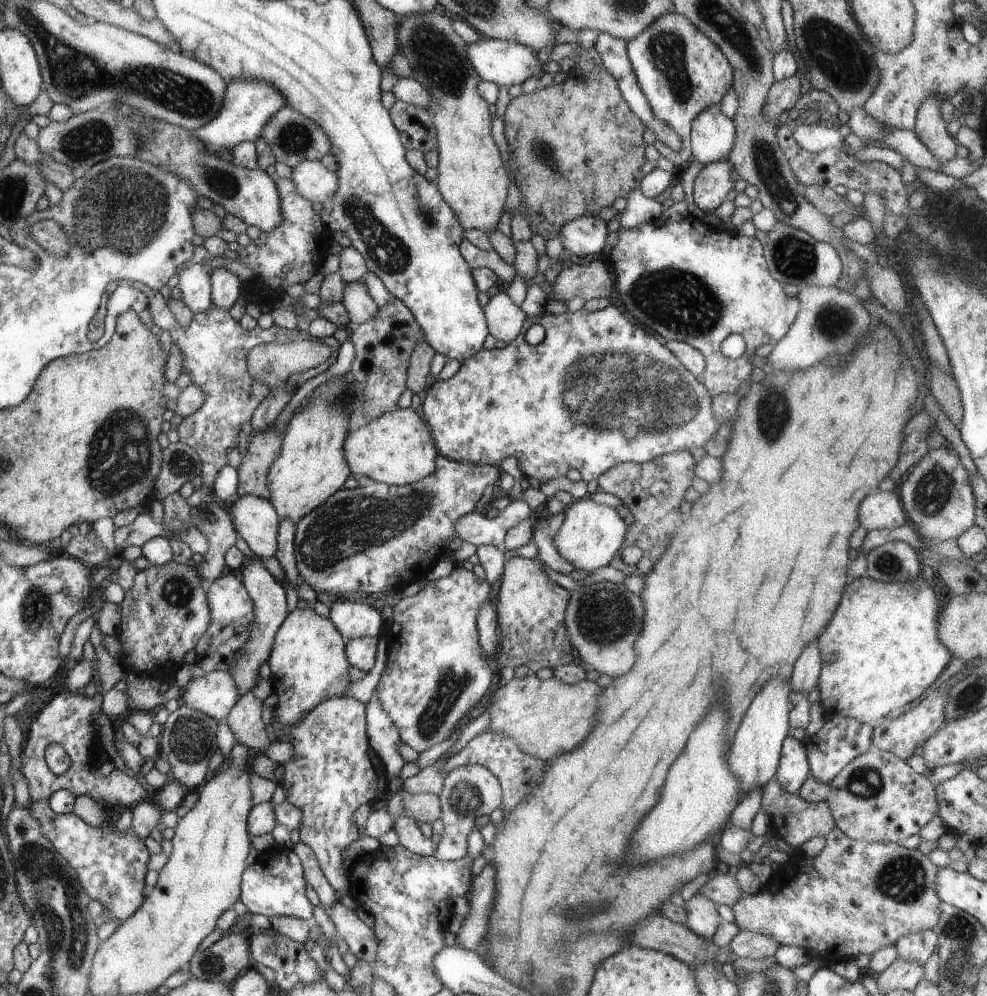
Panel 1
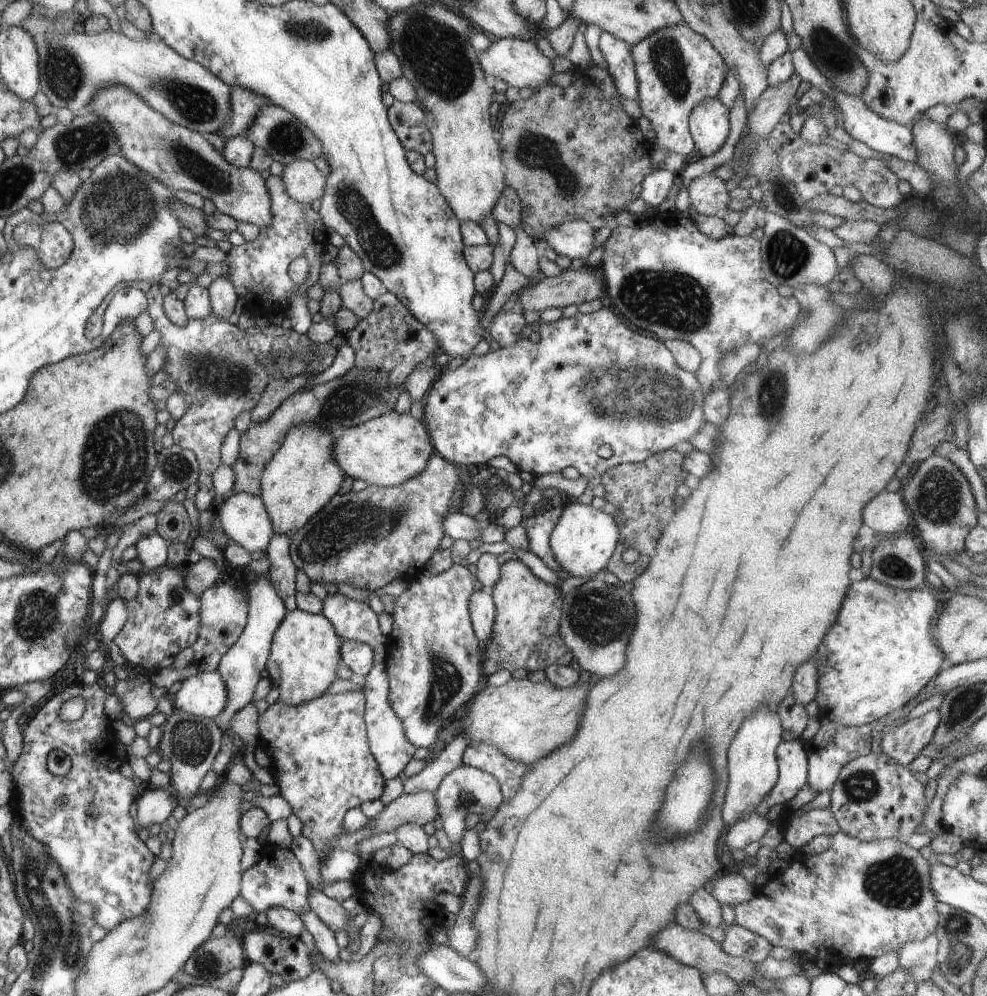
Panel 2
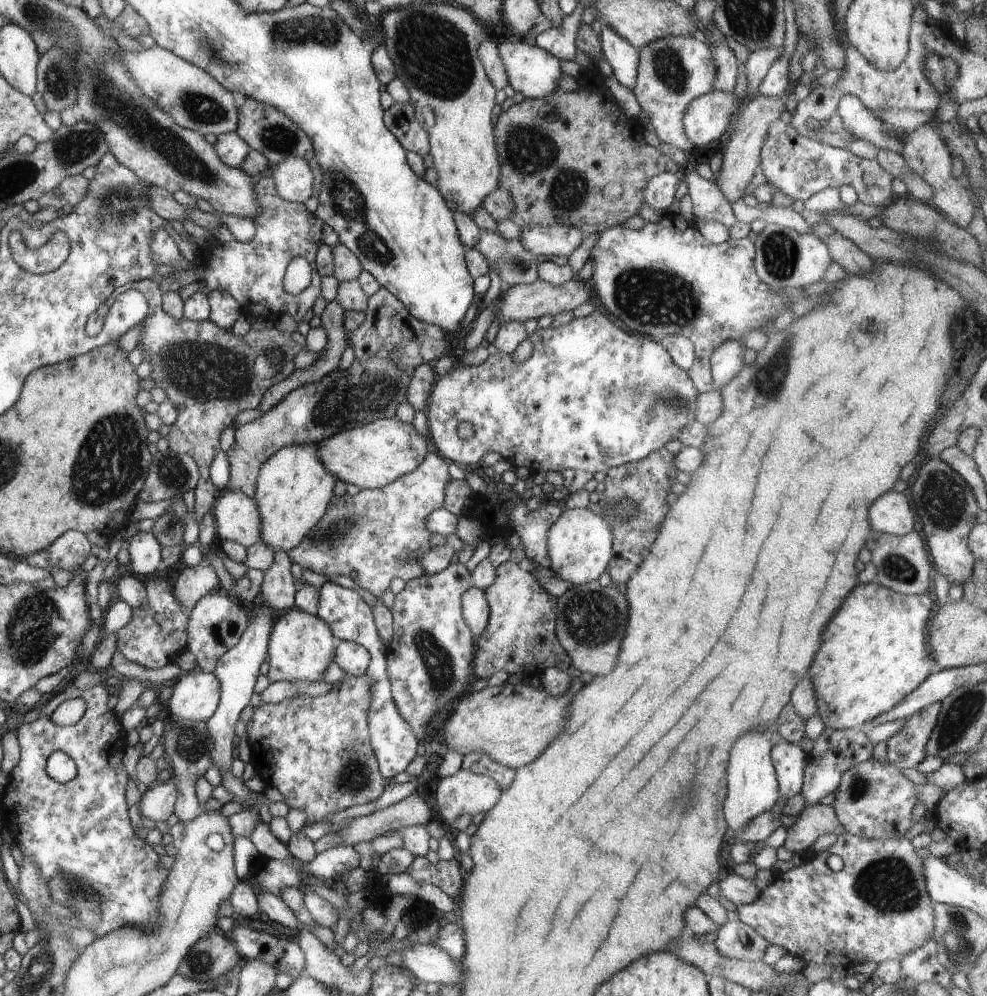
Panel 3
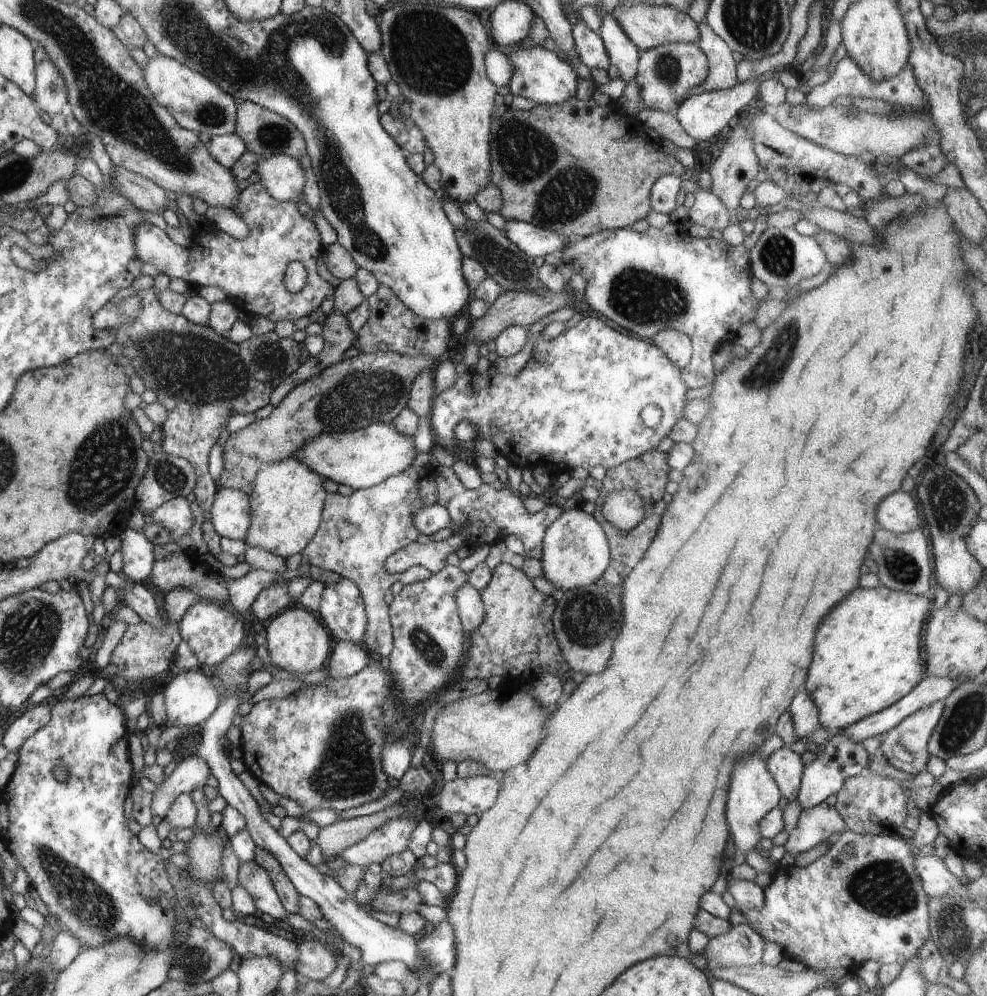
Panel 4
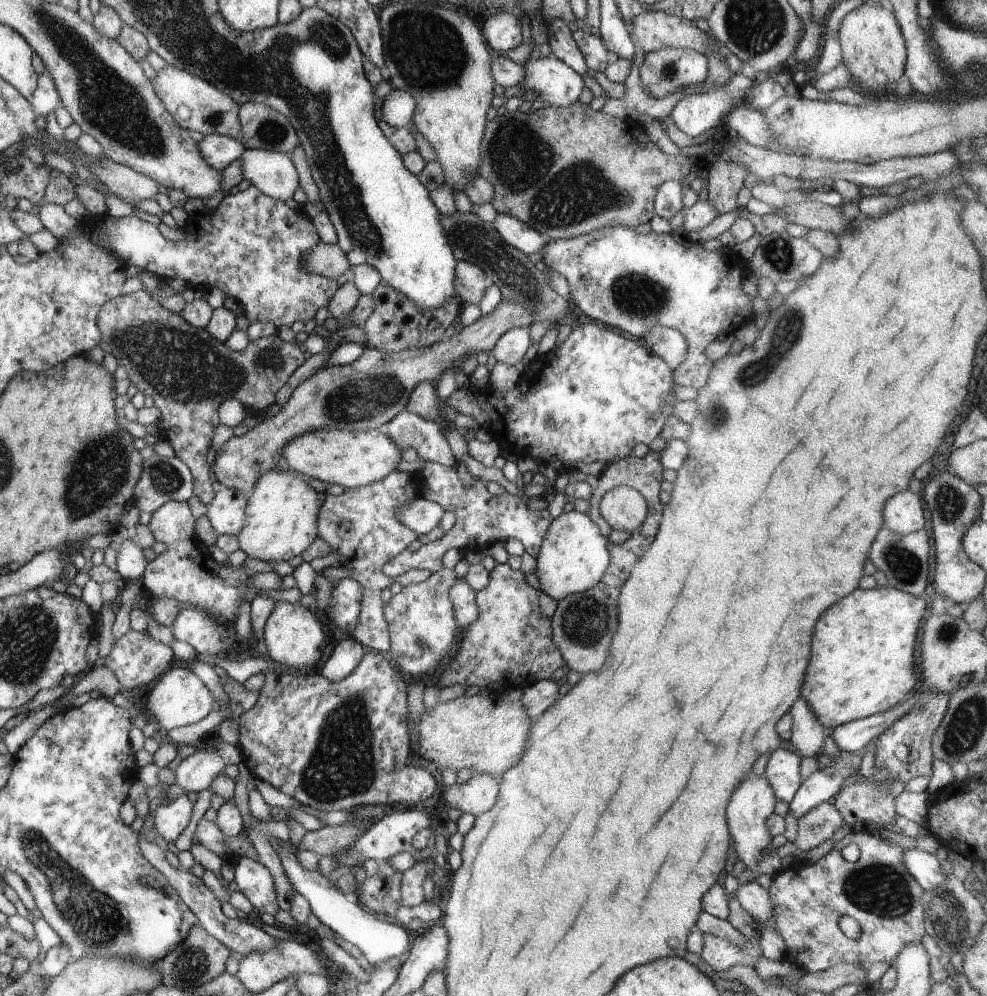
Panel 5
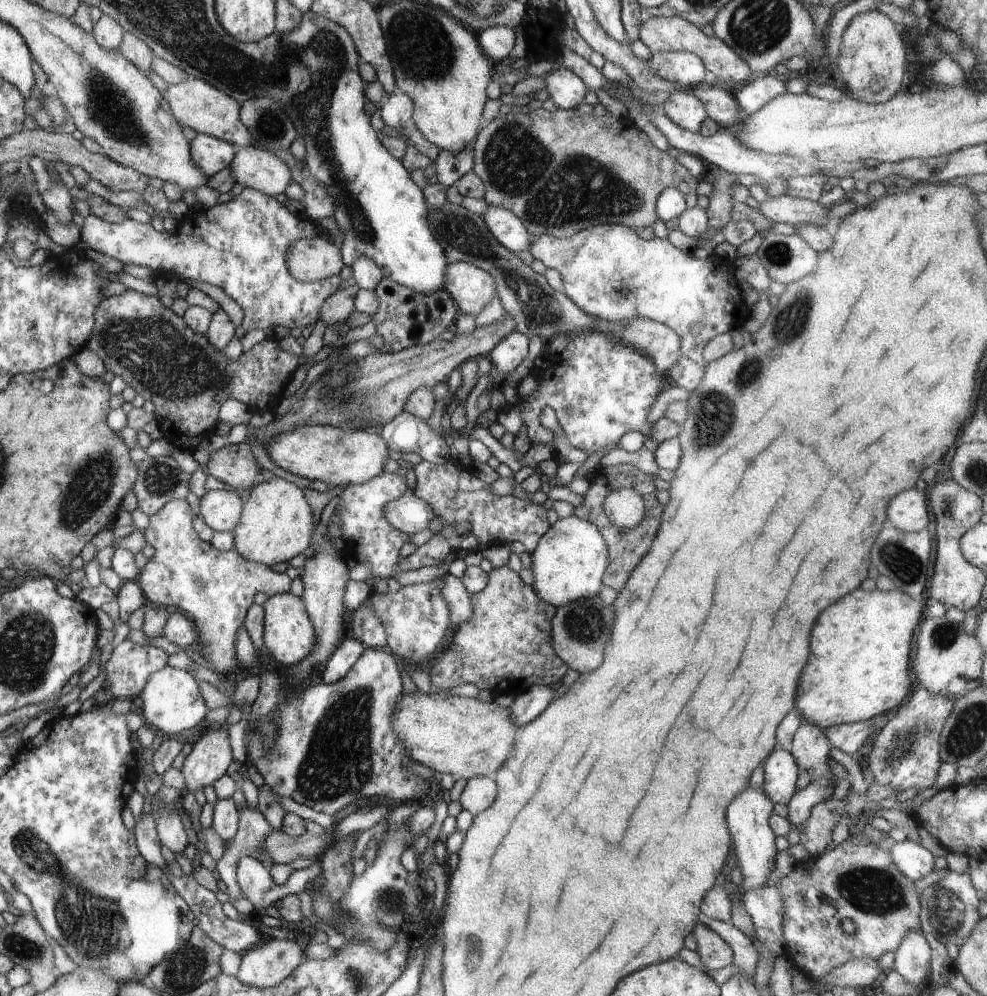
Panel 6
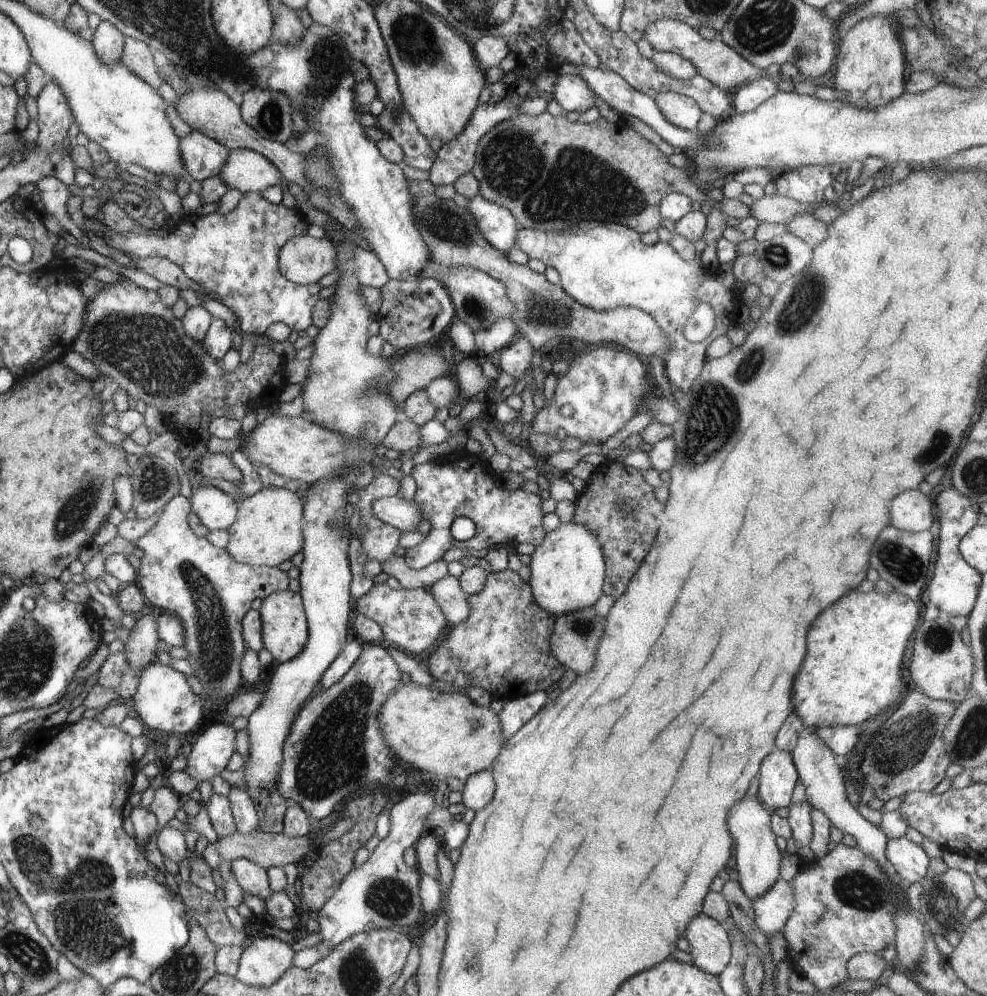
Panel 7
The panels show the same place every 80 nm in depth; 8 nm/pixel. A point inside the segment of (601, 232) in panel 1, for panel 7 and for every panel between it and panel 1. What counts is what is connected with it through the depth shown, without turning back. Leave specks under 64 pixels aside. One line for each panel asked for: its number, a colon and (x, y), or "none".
2: (575, 239)
3: (556, 240)
4: (535, 241)
5: (517, 234)
6: (502, 224)
7: (497, 224)

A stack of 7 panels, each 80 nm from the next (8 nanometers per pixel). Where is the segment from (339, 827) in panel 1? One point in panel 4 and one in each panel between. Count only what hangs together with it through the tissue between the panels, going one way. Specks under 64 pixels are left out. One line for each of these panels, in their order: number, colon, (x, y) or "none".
2: (321, 761)
3: (317, 751)
4: (322, 746)

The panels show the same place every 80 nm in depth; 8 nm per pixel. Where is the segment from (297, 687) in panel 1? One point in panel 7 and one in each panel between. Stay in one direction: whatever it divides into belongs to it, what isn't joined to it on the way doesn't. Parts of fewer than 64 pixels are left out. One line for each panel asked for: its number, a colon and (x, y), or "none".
2: (305, 652)
3: (301, 646)
4: (296, 639)
5: (293, 633)
6: (288, 632)
7: (285, 633)

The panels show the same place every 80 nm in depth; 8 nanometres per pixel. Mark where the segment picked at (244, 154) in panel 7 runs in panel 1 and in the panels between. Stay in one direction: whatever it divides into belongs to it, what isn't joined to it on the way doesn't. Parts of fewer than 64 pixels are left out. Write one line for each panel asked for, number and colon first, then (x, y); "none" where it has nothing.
1: (312, 181)
2: (304, 183)
3: (293, 177)
4: (282, 175)
5: (273, 173)
6: (252, 167)

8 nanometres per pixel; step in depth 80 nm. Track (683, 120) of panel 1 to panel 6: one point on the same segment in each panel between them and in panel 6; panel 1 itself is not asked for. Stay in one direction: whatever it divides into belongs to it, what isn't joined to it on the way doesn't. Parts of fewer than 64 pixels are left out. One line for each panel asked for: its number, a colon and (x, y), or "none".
2: (677, 68)
3: (672, 71)
4: (665, 74)
5: (662, 72)
6: (683, 68)

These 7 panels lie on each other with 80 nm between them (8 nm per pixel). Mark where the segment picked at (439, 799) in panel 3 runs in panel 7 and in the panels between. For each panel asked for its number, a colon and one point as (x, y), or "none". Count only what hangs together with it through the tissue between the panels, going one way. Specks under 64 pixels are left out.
4: (472, 795)
5: (476, 795)
6: (479, 792)
7: (478, 790)

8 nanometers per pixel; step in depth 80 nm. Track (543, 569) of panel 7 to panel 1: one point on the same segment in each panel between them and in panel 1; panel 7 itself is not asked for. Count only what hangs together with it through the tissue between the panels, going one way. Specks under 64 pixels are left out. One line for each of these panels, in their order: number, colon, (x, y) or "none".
1: (591, 534)
2: (584, 538)
3: (580, 543)
4: (576, 553)
5: (573, 557)
6: (568, 564)

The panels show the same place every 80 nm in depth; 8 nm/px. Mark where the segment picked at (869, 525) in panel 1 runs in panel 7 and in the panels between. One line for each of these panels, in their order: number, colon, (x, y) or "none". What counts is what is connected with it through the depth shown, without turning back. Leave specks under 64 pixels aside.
2: (888, 512)
3: (892, 513)
4: (898, 512)
5: (904, 514)
6: (908, 511)
7: (912, 511)

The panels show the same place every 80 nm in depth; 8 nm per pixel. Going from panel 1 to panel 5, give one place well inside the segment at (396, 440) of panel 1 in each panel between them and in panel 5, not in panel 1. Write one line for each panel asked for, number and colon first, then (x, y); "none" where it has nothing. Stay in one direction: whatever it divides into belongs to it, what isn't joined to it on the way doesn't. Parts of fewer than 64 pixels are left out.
2: (387, 450)
3: (371, 456)
4: (360, 459)
5: (353, 459)

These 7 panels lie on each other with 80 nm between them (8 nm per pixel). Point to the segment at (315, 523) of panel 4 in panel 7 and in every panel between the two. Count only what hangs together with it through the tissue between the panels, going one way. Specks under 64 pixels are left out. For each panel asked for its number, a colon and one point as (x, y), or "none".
5: (281, 518)
6: (276, 524)
7: (269, 530)

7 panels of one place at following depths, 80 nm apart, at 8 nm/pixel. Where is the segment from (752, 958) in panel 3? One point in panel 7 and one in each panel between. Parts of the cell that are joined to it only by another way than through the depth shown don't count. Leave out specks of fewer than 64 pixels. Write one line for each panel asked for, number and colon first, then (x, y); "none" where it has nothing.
4: (742, 946)
5: (718, 952)
6: (715, 953)
7: (710, 947)

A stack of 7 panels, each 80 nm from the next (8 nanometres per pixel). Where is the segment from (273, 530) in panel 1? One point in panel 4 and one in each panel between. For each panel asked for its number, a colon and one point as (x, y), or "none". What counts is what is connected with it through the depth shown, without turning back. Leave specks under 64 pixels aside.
2: (243, 517)
3: (236, 515)
4: (231, 518)

